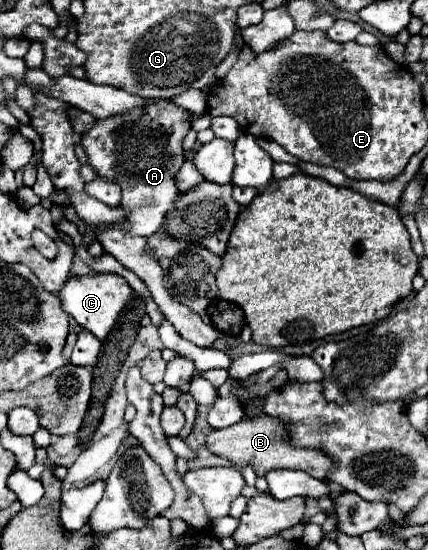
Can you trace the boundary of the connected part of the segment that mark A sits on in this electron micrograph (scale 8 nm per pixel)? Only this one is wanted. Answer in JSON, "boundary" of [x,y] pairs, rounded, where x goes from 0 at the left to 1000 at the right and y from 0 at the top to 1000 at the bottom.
{"boundary":[[[367,180],[339,195],[339,202],[301,202],[301,209],[227,216],[217,231],[194,242],[189,264],[203,282],[203,300],[227,311],[227,322],[269,329],[283,340],[278,376],[292,384],[292,398],[269,405],[269,413],[297,427],[334,431],[353,431],[381,413],[423,355],[414,347],[409,318],[432,293],[428,253],[442,235],[442,202],[423,198],[400,180]]]}

